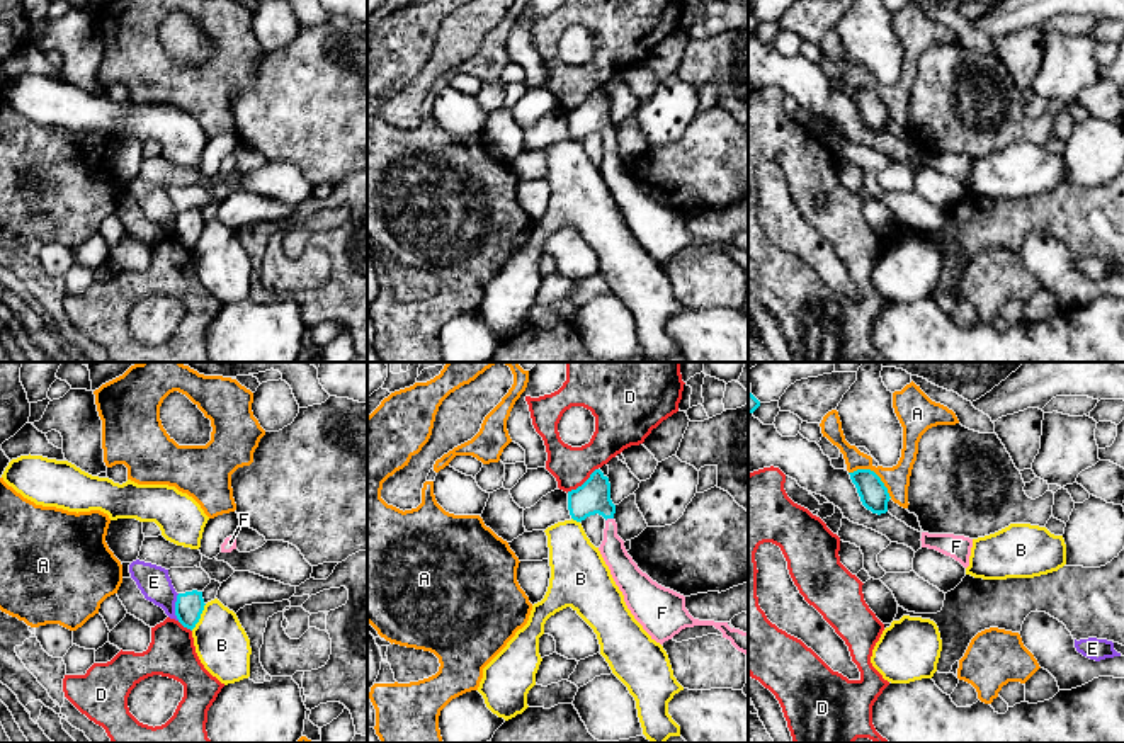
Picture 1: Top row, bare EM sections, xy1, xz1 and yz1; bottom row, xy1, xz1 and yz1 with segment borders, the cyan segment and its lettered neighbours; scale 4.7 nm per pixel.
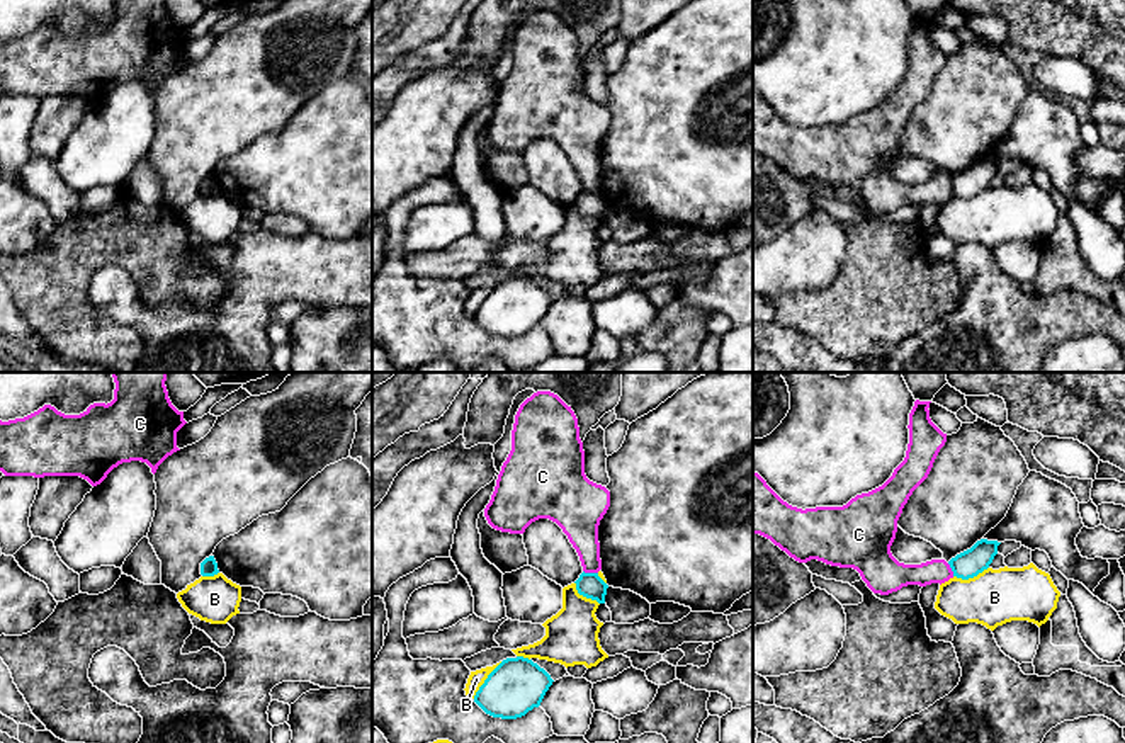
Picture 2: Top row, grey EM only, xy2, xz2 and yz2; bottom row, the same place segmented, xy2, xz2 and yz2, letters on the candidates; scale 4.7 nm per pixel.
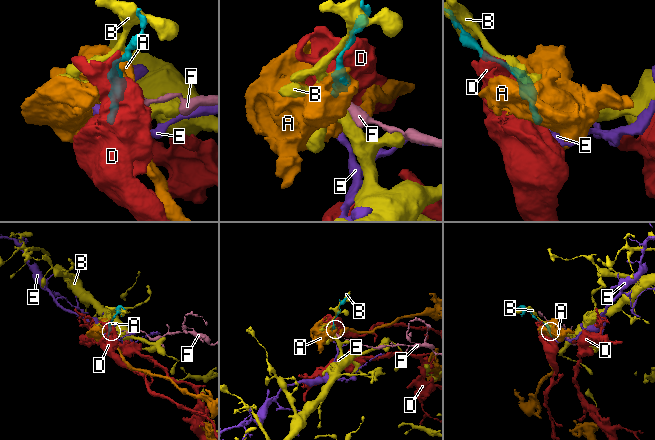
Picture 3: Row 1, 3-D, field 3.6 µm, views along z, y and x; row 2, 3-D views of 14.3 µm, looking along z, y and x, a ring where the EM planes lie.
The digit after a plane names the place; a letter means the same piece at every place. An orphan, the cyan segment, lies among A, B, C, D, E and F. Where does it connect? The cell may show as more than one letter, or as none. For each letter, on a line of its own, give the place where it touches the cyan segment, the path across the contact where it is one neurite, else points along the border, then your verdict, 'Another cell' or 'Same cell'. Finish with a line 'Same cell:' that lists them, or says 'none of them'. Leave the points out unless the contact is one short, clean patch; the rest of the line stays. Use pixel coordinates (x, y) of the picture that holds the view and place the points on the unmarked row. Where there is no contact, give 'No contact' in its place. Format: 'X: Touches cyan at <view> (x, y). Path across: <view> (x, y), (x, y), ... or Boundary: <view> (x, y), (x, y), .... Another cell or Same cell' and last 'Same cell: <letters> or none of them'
A: Touches cyan at yz1 (874, 92). Another cell
B: Touches cyan at xz2 (485, 300). Another cell
C: Touches cyan at xz2 (590, 192). Boundary: xz2 (583, 189), (597, 192). Another cell
D: Touches cyan at xz1 (584, 102). Another cell
E: Touches cyan at xy1 (175, 226). Boundary: xy1 (179, 213), (175, 221), (177, 238). Another cell
F: Touches cyan at xz1 (609, 136). Path across: xz1 (594, 116), (609, 136), (613, 170), (623, 187). Same cell
Same cell: F

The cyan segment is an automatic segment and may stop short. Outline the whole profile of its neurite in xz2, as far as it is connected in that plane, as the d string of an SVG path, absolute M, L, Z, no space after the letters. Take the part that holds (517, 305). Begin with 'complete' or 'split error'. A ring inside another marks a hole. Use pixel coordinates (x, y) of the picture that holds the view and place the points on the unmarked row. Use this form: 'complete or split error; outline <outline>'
complete; outline M506 277L488 294L474 321L493 337L517 338L540 325L552 301L532 279Z

